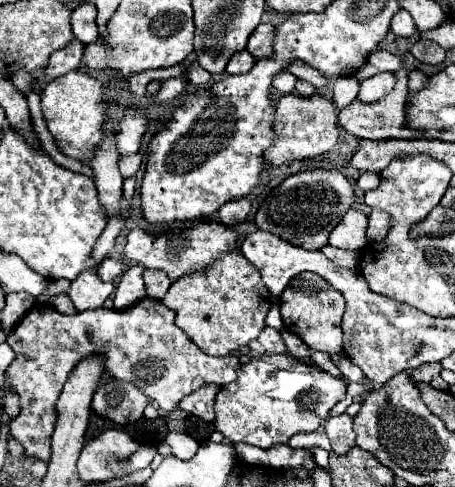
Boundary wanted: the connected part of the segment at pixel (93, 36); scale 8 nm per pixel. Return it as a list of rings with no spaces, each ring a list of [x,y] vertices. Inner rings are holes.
[[[83,2],[81,6],[77,6],[71,14],[71,28],[73,28],[73,36],[83,42],[83,44],[89,44],[93,40],[97,40],[99,36],[99,30],[97,30],[97,24],[95,24],[95,18],[97,18],[97,8],[89,2]]]

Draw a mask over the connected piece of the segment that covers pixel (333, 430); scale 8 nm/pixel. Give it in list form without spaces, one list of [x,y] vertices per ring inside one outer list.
[[[341,414],[335,418],[327,418],[325,432],[331,440],[331,450],[337,454],[349,452],[355,446],[355,432],[353,432],[353,418],[349,414]]]

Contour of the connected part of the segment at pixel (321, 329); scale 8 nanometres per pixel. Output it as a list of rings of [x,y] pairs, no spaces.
[[[303,272],[287,284],[279,304],[285,328],[297,334],[309,348],[327,354],[341,350],[341,318],[345,312],[345,300],[341,292],[337,292],[327,280],[313,272]]]

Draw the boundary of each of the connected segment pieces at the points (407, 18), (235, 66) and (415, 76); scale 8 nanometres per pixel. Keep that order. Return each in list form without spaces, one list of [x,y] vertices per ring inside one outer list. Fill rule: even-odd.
[[[403,8],[391,18],[391,30],[393,30],[397,36],[401,36],[401,38],[409,38],[409,36],[413,36],[413,34],[417,32],[411,14],[409,14],[407,10],[403,10]]]
[[[241,50],[231,56],[227,64],[227,74],[245,74],[253,68],[253,64],[255,64],[255,58],[247,50]]]
[[[411,70],[409,72],[409,90],[411,92],[417,92],[421,86],[425,86],[425,80],[427,80],[427,76],[421,72],[421,70]]]

